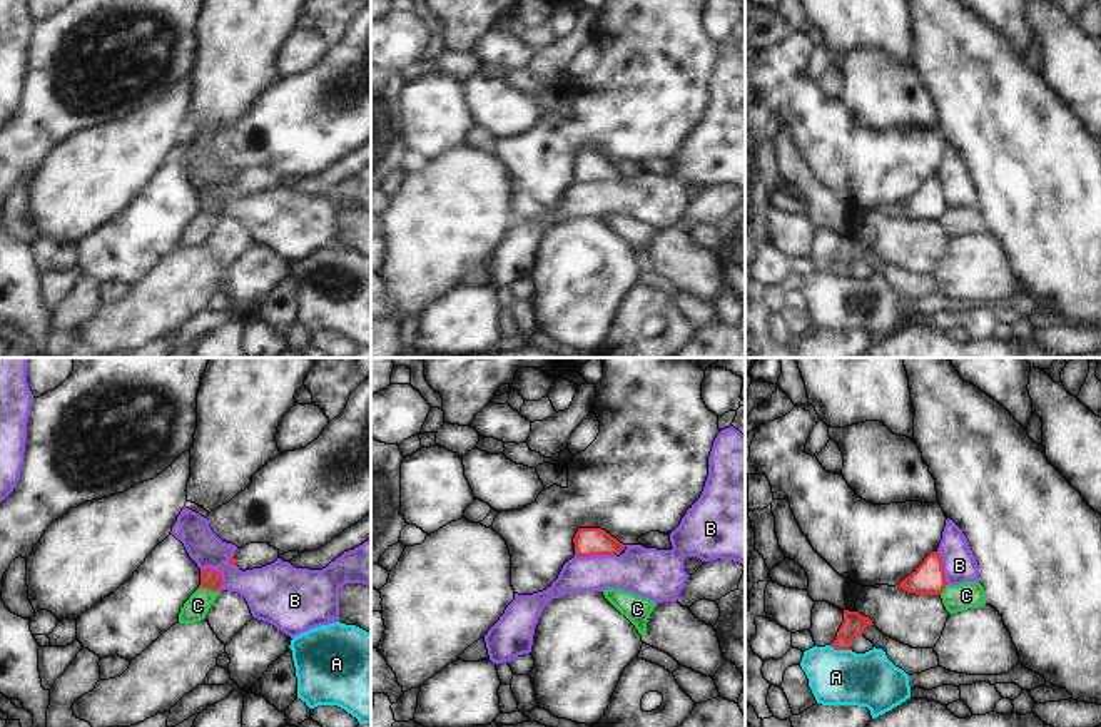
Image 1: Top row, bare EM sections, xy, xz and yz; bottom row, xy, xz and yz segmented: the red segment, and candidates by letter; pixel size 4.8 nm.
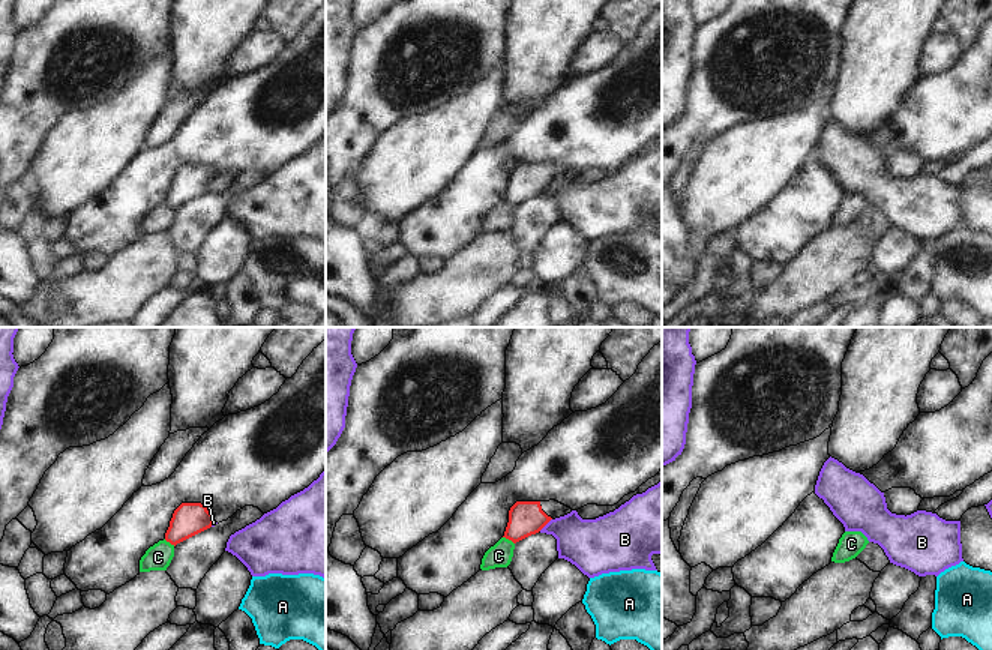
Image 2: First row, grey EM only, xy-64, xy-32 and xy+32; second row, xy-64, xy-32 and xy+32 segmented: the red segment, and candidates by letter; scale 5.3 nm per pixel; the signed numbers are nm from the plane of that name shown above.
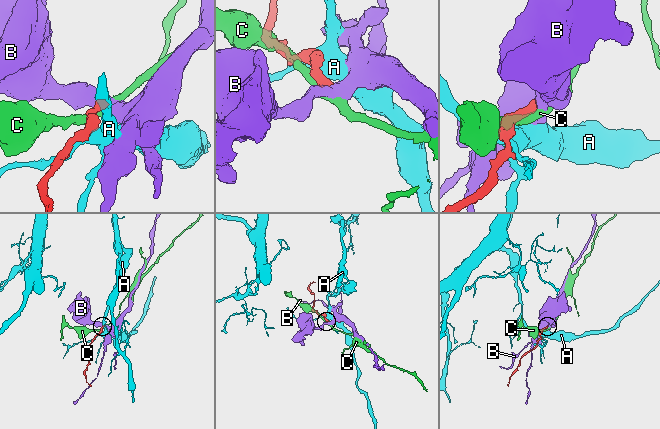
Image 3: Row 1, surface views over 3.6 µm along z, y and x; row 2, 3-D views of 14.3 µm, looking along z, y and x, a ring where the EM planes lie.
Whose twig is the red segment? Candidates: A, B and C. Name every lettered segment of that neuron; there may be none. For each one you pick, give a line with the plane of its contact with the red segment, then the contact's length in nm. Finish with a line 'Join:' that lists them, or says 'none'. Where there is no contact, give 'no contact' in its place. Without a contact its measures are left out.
Join: none

